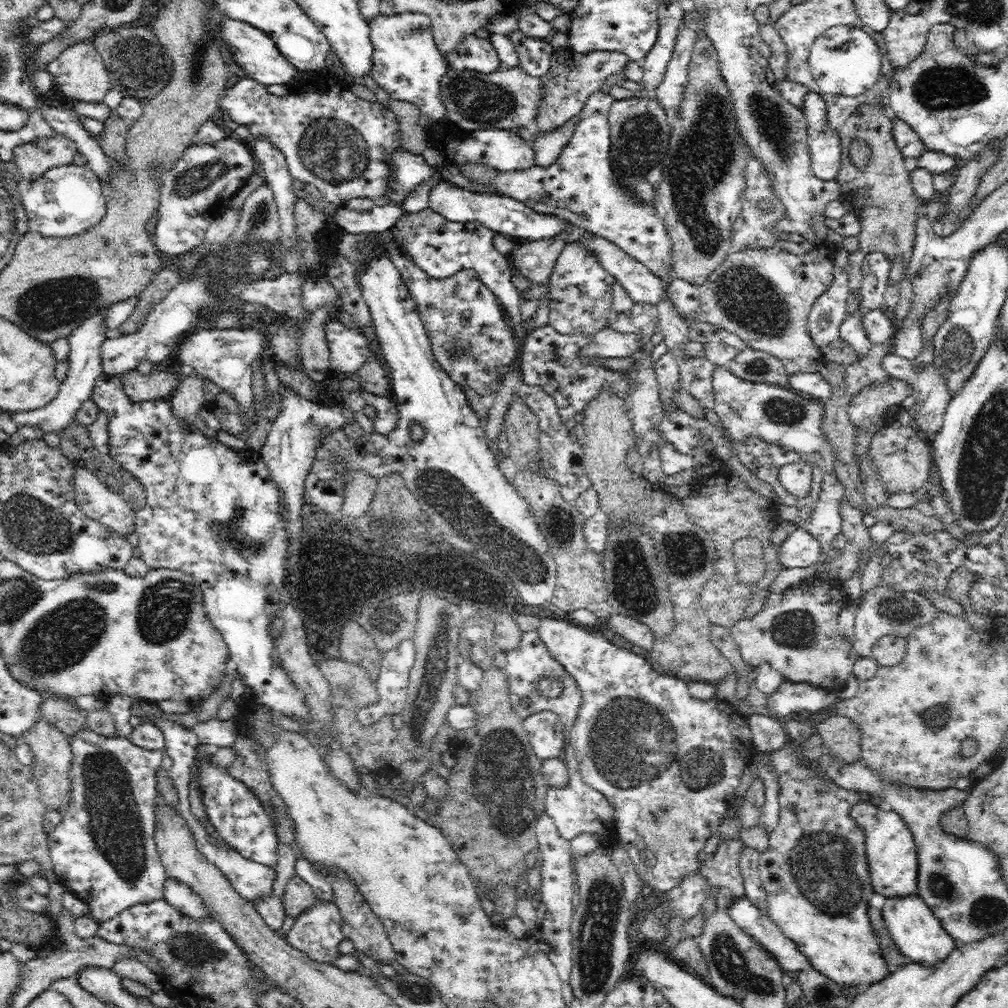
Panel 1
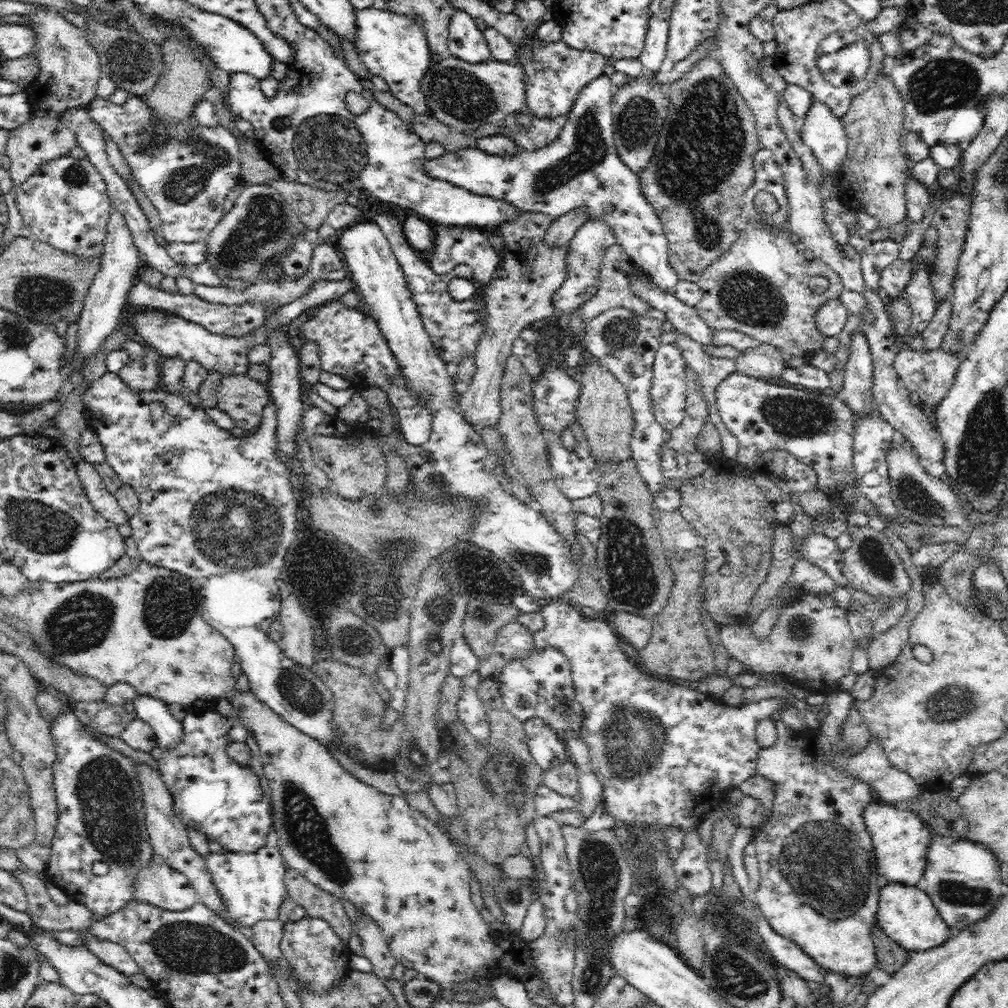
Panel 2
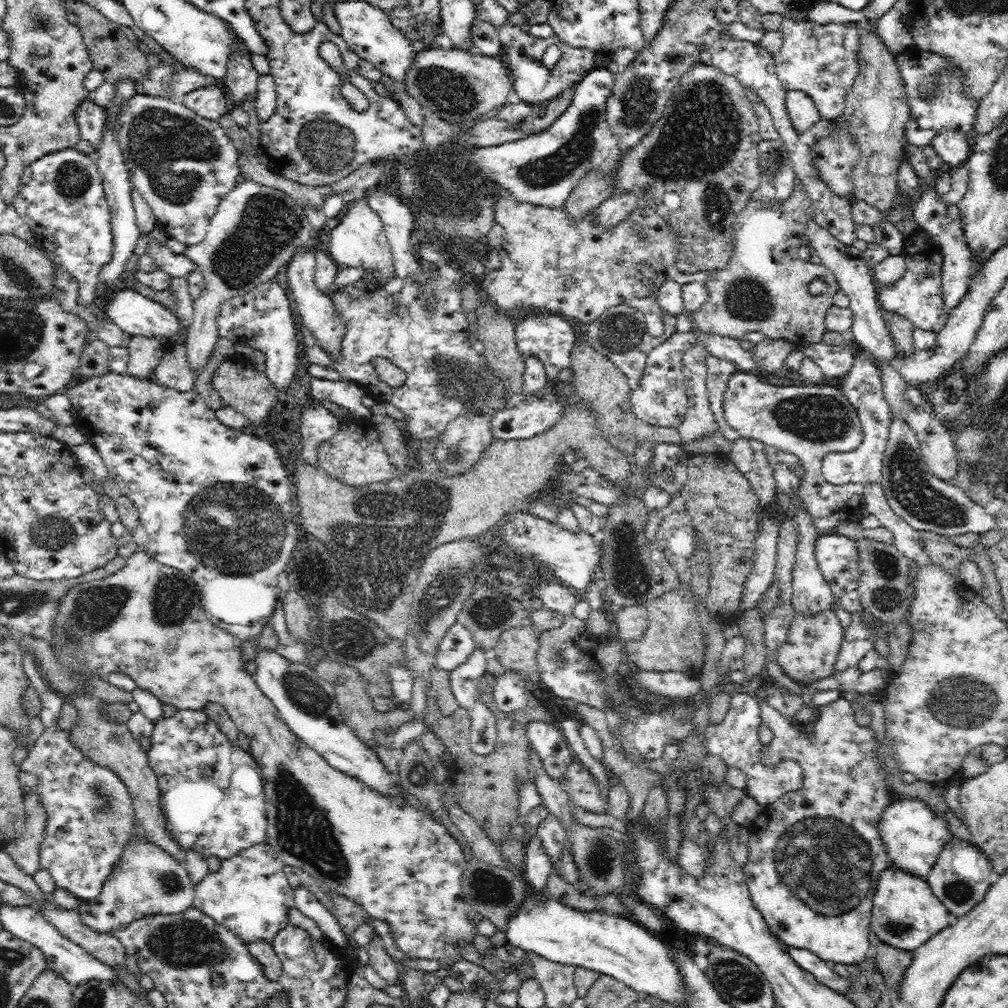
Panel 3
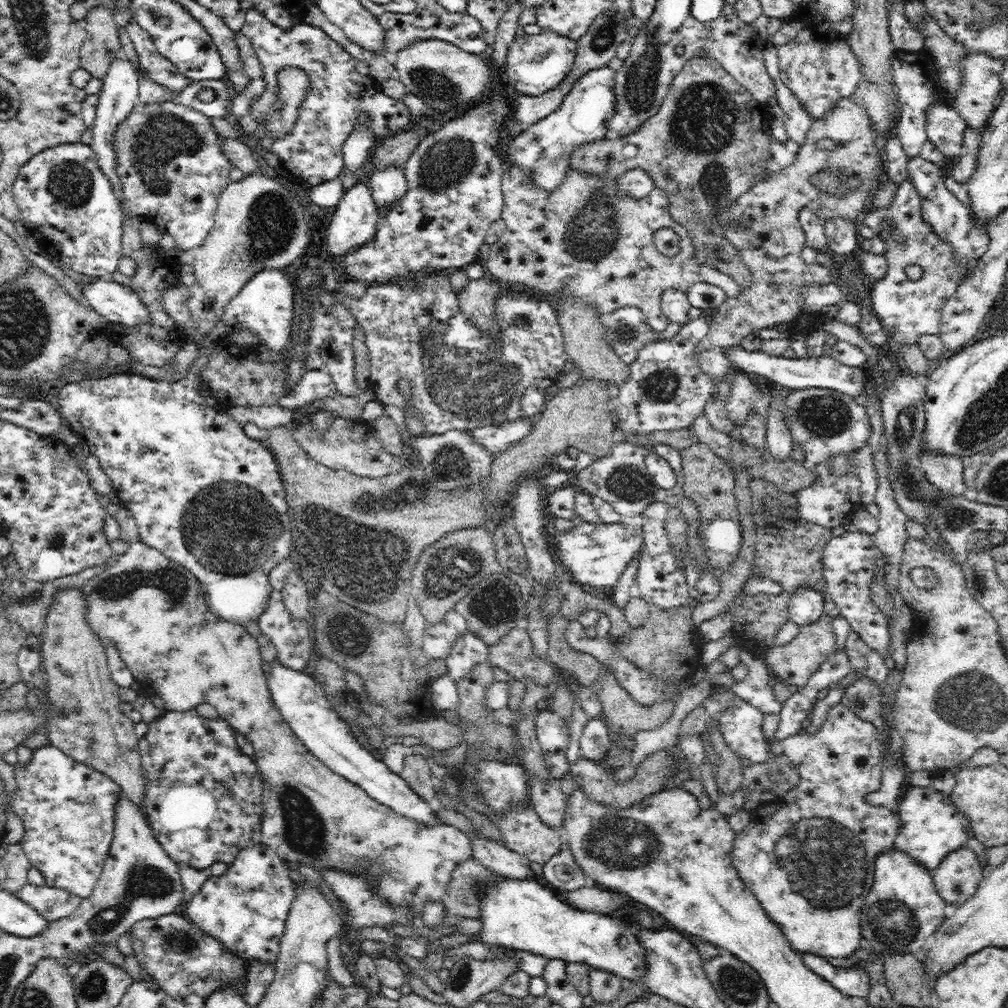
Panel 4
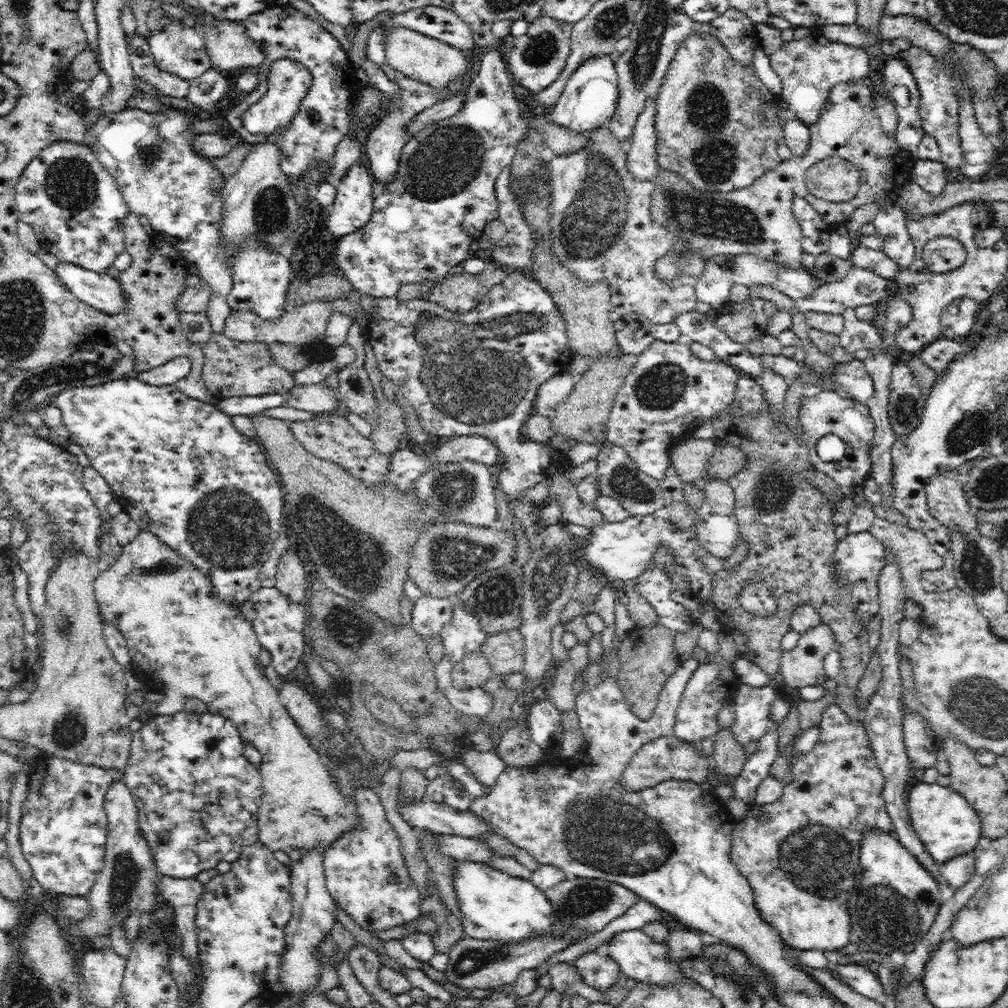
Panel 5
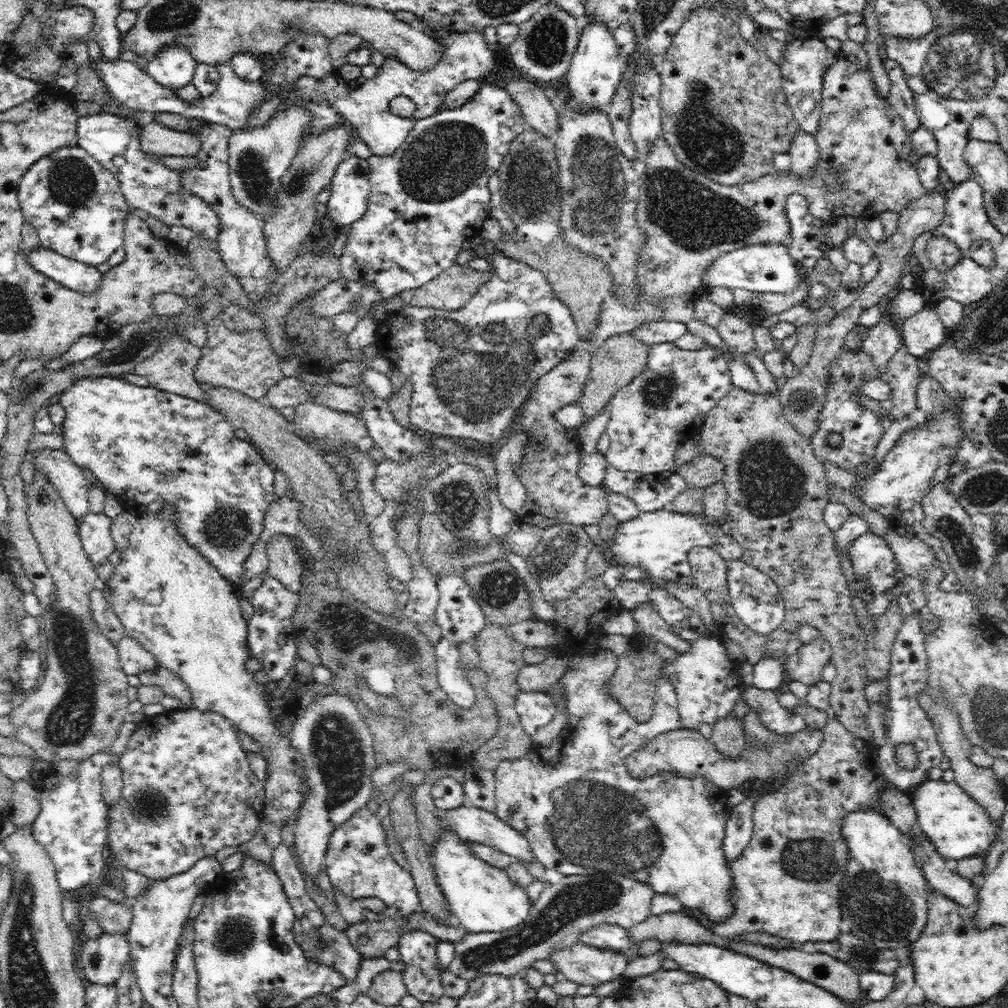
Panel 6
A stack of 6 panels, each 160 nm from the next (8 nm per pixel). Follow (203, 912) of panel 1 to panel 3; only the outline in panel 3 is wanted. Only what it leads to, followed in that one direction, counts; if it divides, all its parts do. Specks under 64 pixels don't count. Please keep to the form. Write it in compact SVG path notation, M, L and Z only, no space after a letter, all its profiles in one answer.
M136 834L125 847L124 855L104 884L101 894L90 901L81 900L80 917L84 925L100 933L116 932L140 918L156 914L180 914L192 907L195 885L182 862Z

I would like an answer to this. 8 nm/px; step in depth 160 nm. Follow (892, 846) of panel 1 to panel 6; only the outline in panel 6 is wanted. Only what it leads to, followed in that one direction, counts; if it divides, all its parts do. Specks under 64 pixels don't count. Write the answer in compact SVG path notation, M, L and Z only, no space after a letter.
M928 778L918 786L912 802L917 814L916 824L946 859L960 861L978 856L981 852L990 850L990 844L997 839L996 830L999 830L999 825L976 799L966 794L953 780Z

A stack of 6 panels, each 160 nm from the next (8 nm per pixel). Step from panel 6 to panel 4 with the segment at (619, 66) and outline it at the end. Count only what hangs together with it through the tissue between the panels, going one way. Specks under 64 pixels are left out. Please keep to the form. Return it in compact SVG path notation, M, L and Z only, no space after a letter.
M608 66L589 70L564 97L558 110L546 115L503 144L508 164L530 169L533 184L544 190L556 190L571 170L570 156L574 146L605 138L607 122L616 108L615 72Z

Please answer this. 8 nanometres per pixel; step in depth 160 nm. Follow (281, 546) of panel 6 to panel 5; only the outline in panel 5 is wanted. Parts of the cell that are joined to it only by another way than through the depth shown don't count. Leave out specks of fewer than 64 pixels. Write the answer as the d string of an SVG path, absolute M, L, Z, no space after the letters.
M289 551L281 556L277 564L275 574L275 586L291 599L292 602L304 602L304 592L306 592L306 578L304 578L304 568L302 560L294 551Z

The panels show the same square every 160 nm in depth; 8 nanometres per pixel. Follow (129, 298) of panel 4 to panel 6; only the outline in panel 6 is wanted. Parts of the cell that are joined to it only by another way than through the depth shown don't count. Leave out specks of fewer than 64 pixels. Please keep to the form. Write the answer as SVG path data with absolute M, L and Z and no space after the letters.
M41 244L31 251L24 249L24 257L28 257L36 271L72 290L92 294L102 283L102 273L96 267L65 257Z

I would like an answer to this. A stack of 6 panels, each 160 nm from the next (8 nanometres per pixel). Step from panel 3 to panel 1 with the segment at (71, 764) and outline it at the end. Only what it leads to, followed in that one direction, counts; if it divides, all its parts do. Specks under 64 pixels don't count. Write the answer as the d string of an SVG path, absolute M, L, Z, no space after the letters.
M90 728L76 730L68 737L72 749L72 802L62 822L47 833L49 854L58 885L65 887L90 906L92 918L104 922L138 903L164 900L167 880L154 840L156 772L166 749L146 750L122 737L96 734Z

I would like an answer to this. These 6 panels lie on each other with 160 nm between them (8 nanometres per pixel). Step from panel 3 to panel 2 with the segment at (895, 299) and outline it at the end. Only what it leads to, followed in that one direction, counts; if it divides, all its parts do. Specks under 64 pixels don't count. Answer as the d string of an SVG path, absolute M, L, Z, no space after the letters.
M932 269L918 270L916 274L911 274L911 279L906 284L906 288L902 290L898 299L908 301L908 307L912 309L911 325L909 333L900 342L902 345L908 343L908 338L912 336L912 332L921 333L932 320L937 309L934 291L929 274Z

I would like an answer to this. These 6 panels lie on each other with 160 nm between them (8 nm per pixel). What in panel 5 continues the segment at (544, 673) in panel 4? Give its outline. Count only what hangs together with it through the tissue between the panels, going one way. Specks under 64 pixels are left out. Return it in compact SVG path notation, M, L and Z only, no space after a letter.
M519 629L487 635L480 653L487 659L496 677L523 672L525 640Z

